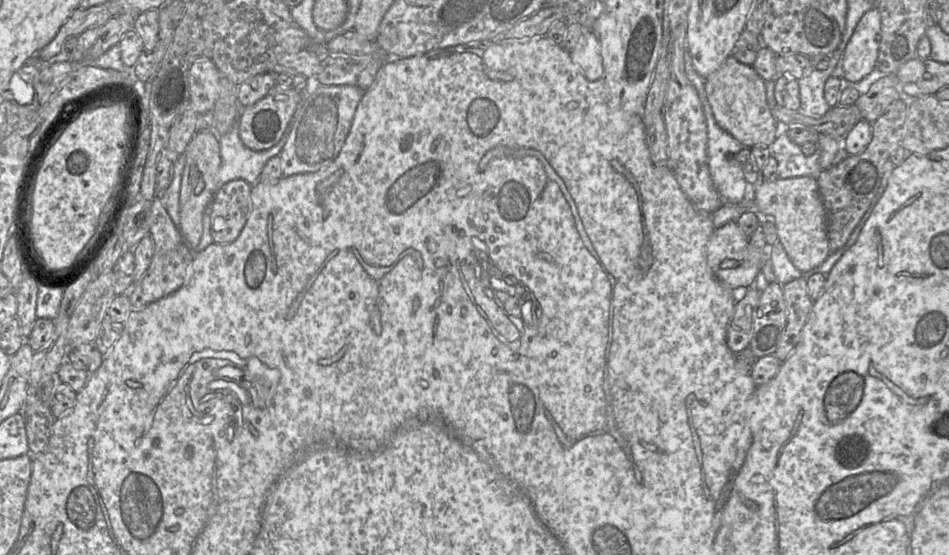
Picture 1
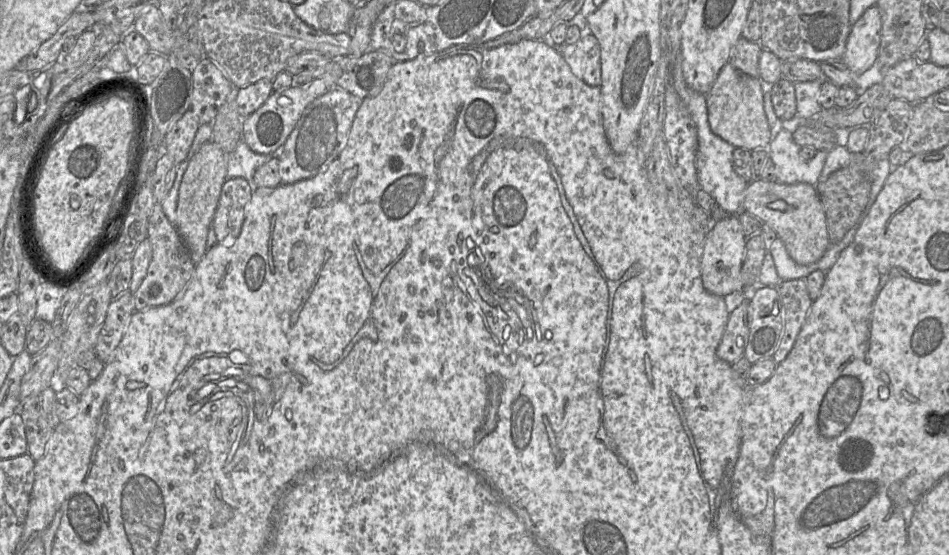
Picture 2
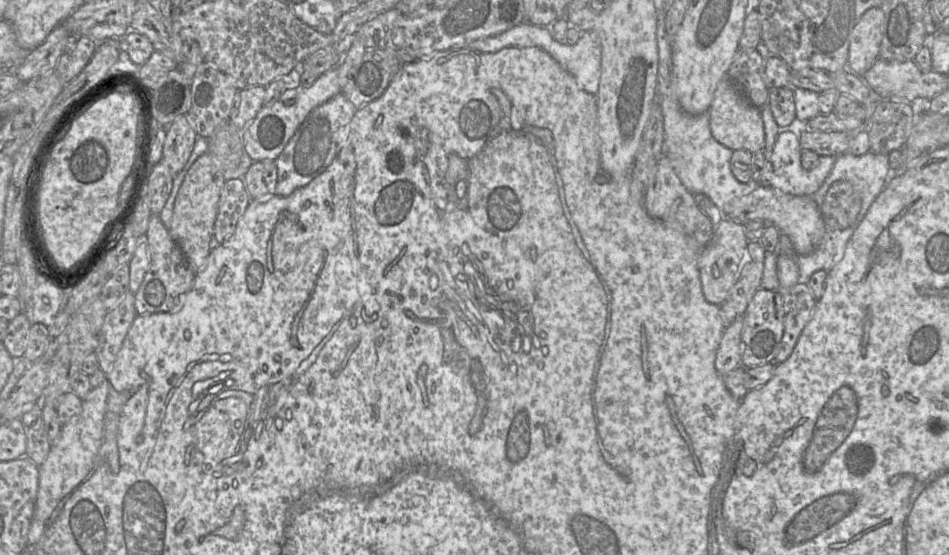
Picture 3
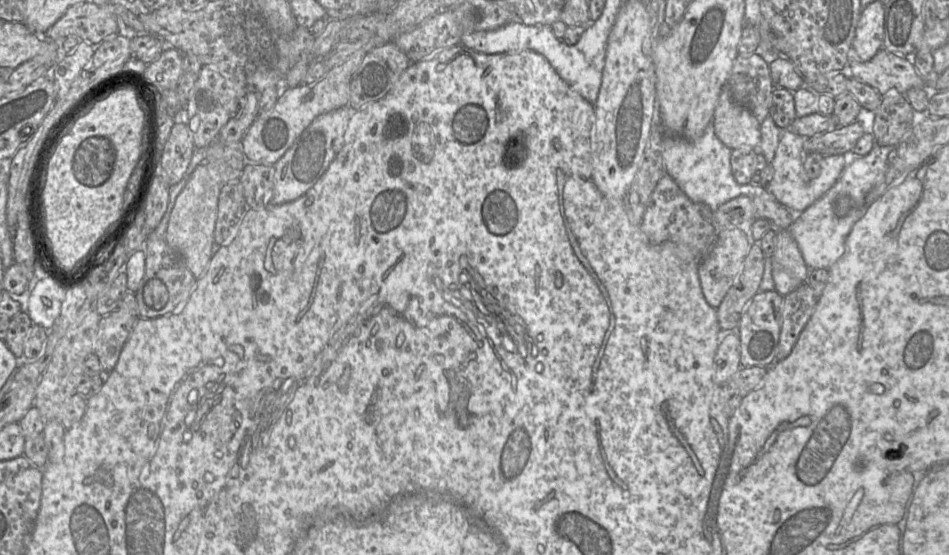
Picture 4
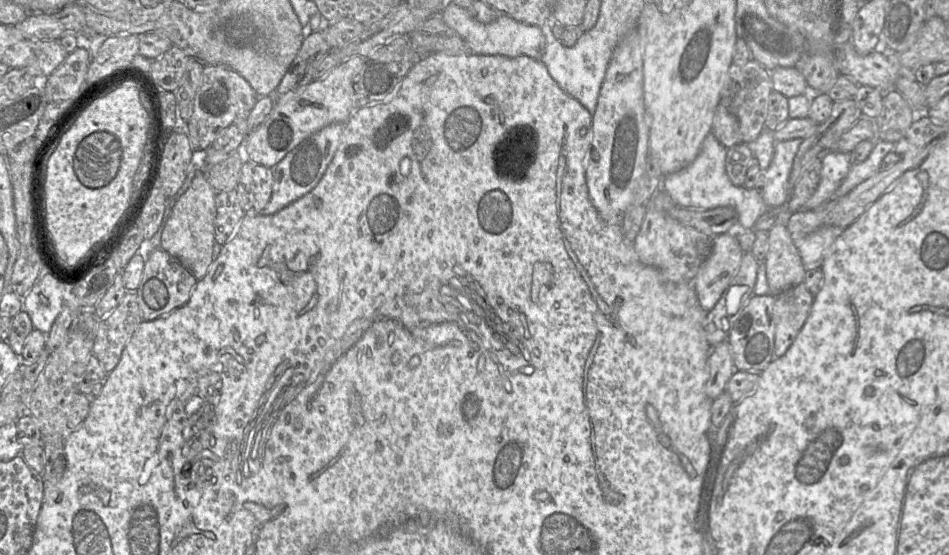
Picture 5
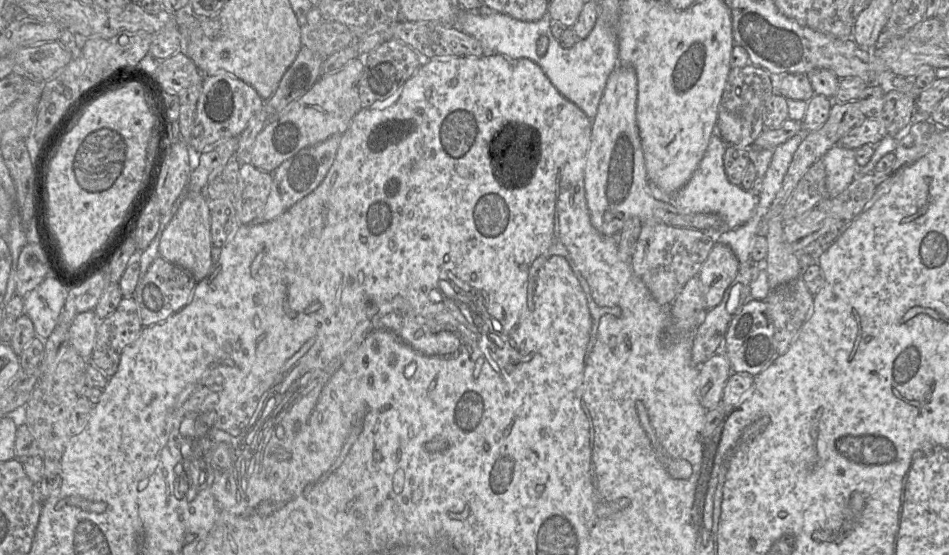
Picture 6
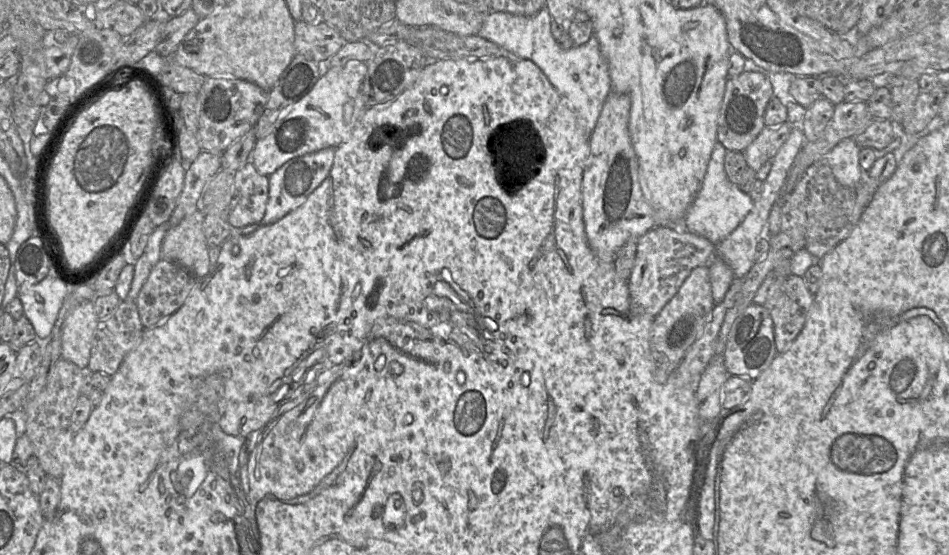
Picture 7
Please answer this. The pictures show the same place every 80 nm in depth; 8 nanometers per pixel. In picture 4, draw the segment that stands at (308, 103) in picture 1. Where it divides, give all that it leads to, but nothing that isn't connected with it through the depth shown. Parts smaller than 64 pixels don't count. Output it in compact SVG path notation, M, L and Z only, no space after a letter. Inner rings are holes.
M345 106L319 115L273 165L275 168L274 193L270 206L293 203L316 185L343 146L344 134L348 128L351 114L351 108Z

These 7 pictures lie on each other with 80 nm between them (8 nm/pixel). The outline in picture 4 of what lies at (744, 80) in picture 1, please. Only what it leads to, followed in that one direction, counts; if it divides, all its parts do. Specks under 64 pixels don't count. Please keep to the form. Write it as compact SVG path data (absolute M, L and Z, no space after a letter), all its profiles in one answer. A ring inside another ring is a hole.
M726 86L719 95L712 122L716 136L730 149L758 149L761 124L747 108L733 100Z

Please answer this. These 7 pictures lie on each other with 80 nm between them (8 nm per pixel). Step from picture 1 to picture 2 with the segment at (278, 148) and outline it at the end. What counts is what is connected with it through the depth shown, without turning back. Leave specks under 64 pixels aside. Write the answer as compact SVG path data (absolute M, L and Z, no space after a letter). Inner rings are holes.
M241 140L235 150L228 154L227 178L244 178L252 181L256 170L271 158L279 160L283 147L273 154L259 154L253 152L248 145Z

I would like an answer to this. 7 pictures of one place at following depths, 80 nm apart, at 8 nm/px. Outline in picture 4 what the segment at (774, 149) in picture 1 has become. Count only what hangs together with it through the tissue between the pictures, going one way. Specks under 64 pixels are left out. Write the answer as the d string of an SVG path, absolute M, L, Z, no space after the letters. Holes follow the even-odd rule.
M789 129L781 131L779 143L771 163L774 174L767 187L768 192L773 194L777 201L796 214L805 211L835 184L851 157L850 155L824 156L819 175L810 180L803 169L805 138L808 137L803 137Z

